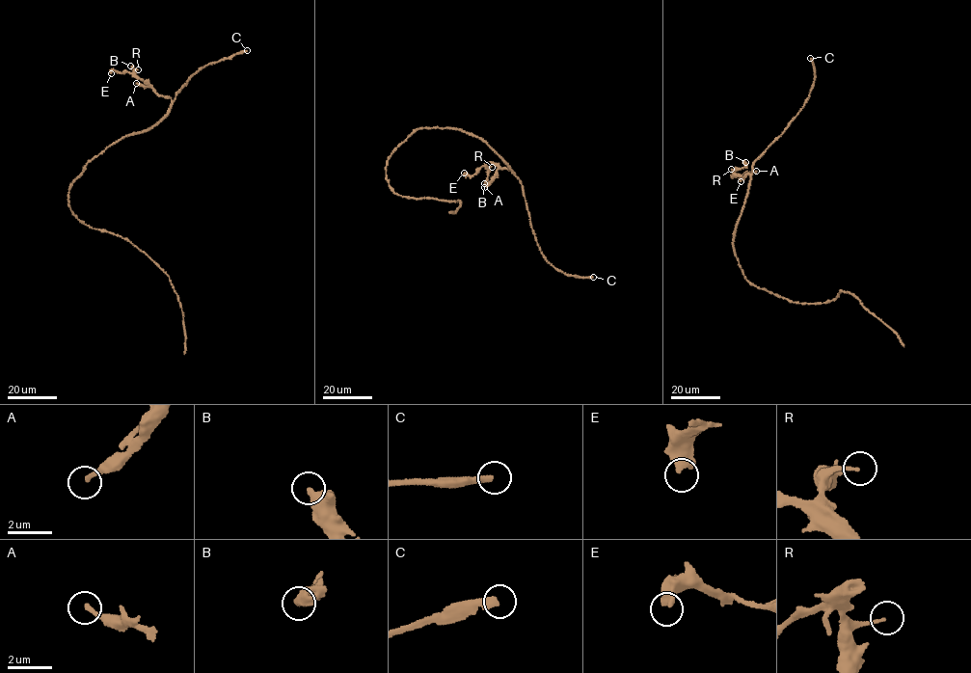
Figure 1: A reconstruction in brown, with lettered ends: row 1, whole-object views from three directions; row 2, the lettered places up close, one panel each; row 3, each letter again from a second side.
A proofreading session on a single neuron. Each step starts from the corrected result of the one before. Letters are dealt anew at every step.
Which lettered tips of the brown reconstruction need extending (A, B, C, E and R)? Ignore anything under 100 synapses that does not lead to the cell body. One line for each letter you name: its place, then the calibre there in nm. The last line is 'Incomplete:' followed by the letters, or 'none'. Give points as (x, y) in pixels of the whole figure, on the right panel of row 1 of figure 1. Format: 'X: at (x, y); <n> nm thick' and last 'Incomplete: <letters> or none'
C: at (810, 58); 320 nm thick
Incomplete: C

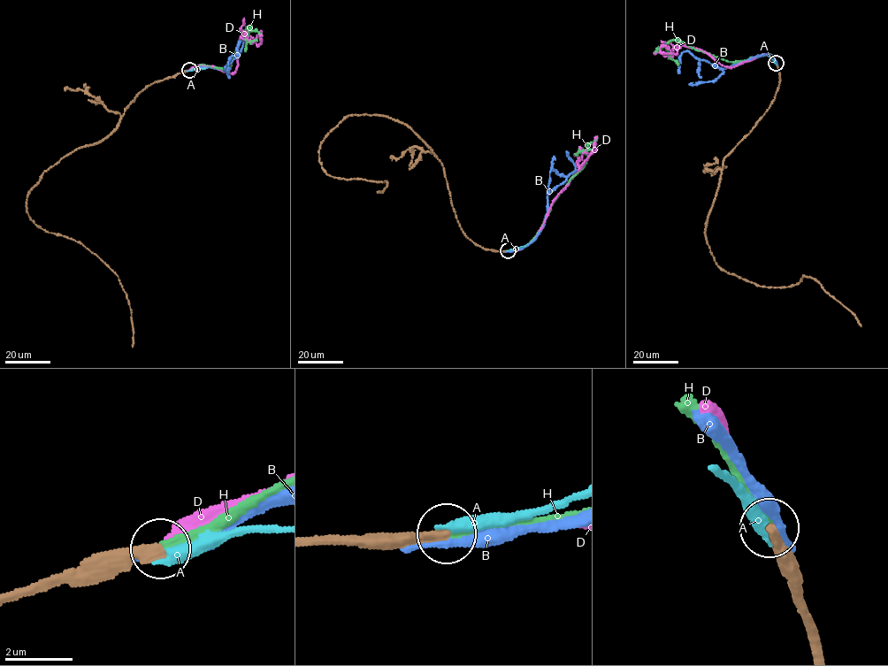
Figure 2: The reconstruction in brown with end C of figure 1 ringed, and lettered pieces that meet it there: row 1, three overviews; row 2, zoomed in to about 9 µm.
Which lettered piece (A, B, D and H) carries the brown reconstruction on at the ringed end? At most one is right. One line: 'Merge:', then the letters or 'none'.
Merge: H

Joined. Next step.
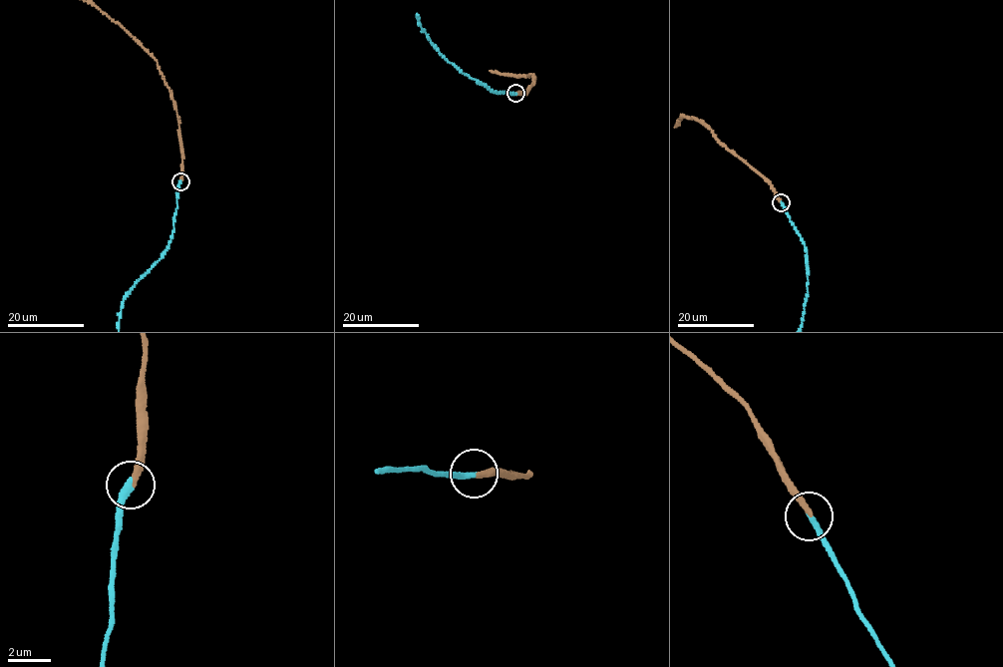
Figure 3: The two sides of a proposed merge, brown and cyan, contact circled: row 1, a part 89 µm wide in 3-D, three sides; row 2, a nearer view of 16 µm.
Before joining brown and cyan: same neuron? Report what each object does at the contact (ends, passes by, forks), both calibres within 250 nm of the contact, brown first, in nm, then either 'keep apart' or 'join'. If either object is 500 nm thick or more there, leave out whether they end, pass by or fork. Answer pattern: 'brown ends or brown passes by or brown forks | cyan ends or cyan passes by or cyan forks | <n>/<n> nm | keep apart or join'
brown ends | cyan ends | 280/340 nm | join

